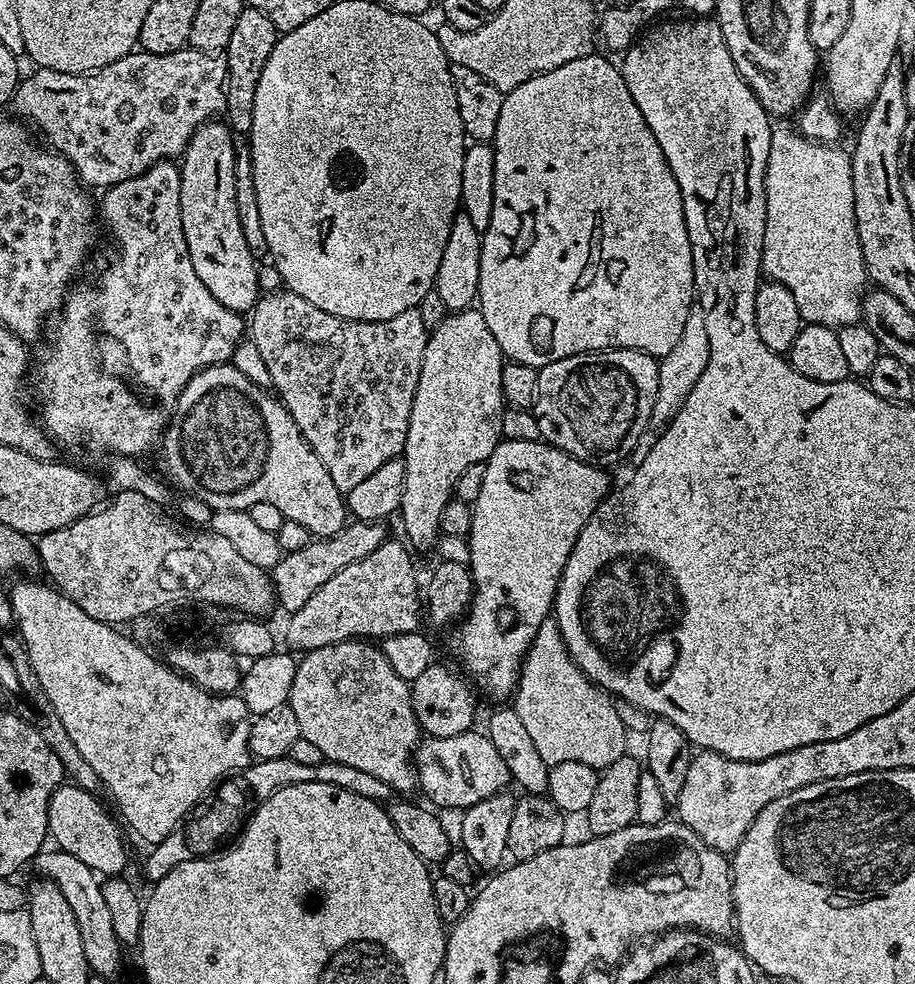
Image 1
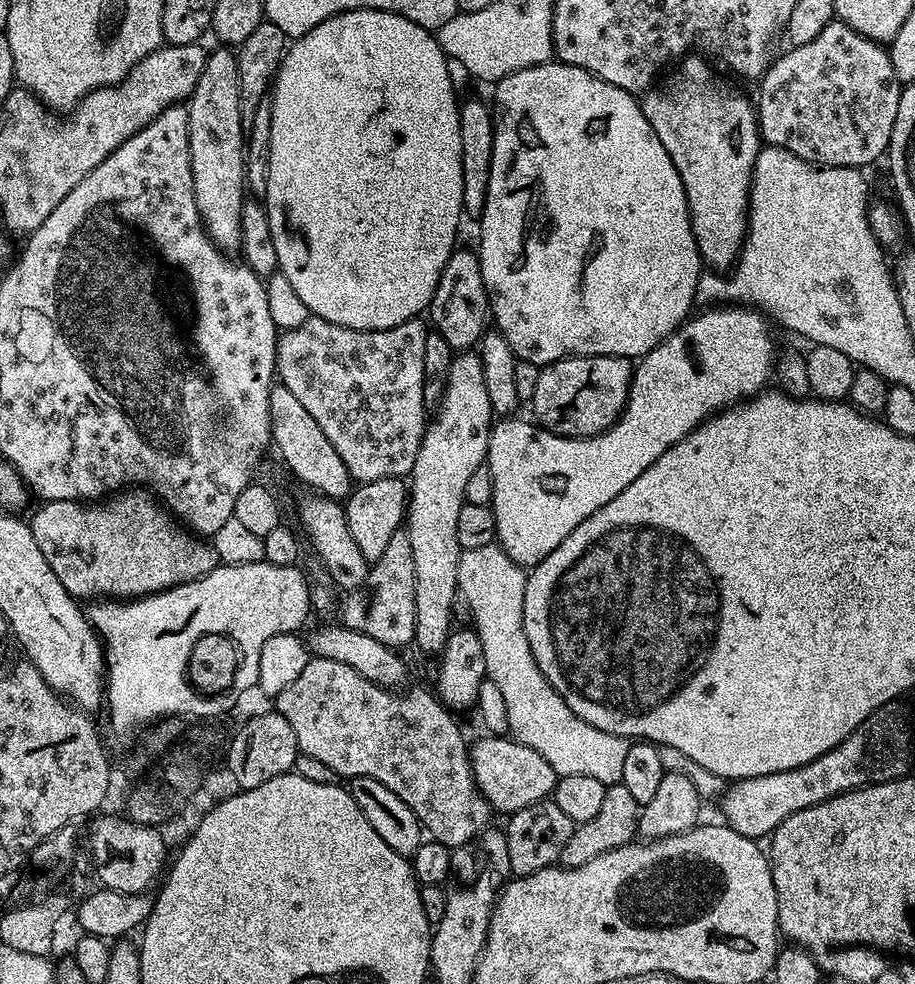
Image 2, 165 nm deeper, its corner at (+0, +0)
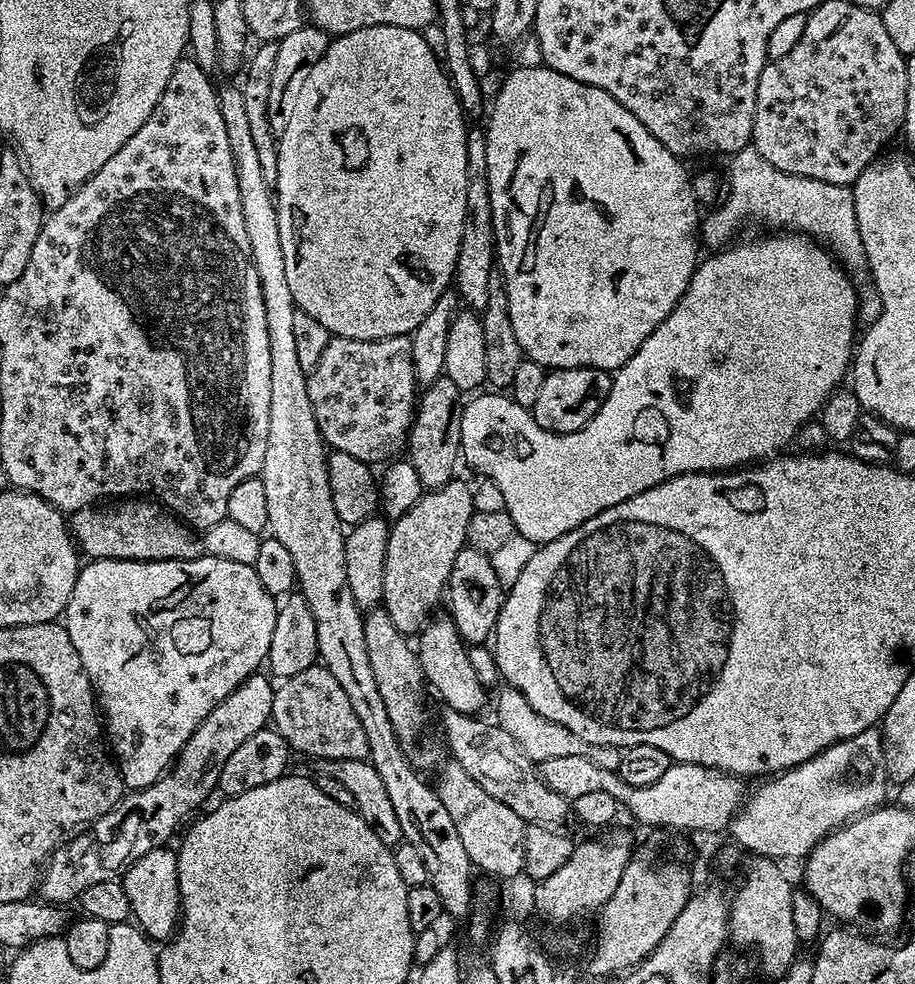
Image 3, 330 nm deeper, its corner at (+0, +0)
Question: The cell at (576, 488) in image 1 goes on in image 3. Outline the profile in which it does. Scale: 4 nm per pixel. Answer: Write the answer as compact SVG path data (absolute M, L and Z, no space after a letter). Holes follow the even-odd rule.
M764 234L768 236L752 236L749 240L737 239L728 247L713 251L708 257L701 259L696 265L696 272L690 278L690 286L682 294L682 298L670 310L670 314L638 346L638 350L626 361L623 369L612 376L610 394L606 402L594 414L586 426L576 432L548 432L532 416L529 409L518 406L511 395L501 394L496 390L488 390L485 396L476 394L472 401L464 404L462 414L462 442L460 451L463 463L469 464L483 479L493 480L502 490L504 510L510 514L517 533L530 538L539 546L548 544L554 538L582 526L590 518L602 514L602 510L618 506L618 502L626 502L634 498L634 494L642 494L642 490L658 486L675 476L691 472L731 472L741 466L751 466L763 462L777 454L783 453L787 444L795 441L801 426L813 419L824 407L832 393L845 383L850 372L854 355L854 345L858 340L858 295L851 284L849 273L834 259L827 248L803 234Z

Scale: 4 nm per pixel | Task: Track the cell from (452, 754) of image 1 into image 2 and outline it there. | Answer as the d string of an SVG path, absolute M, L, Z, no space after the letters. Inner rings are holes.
M484 734L477 744L470 748L472 773L480 793L486 798L493 813L511 814L526 806L547 800L556 788L557 775L554 766L538 754L538 750L530 750L530 746L520 744L517 740L505 736Z

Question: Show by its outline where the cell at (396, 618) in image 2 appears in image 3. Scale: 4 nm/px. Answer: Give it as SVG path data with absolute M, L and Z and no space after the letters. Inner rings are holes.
M457 479L439 490L425 491L424 495L410 511L400 517L390 528L390 544L393 549L408 552L419 544L424 544L424 576L412 572L393 571L390 576L390 611L394 626L403 636L415 637L437 611L436 603L441 603L445 595L448 579L454 566L454 558L466 546L467 526L474 513L472 484Z

